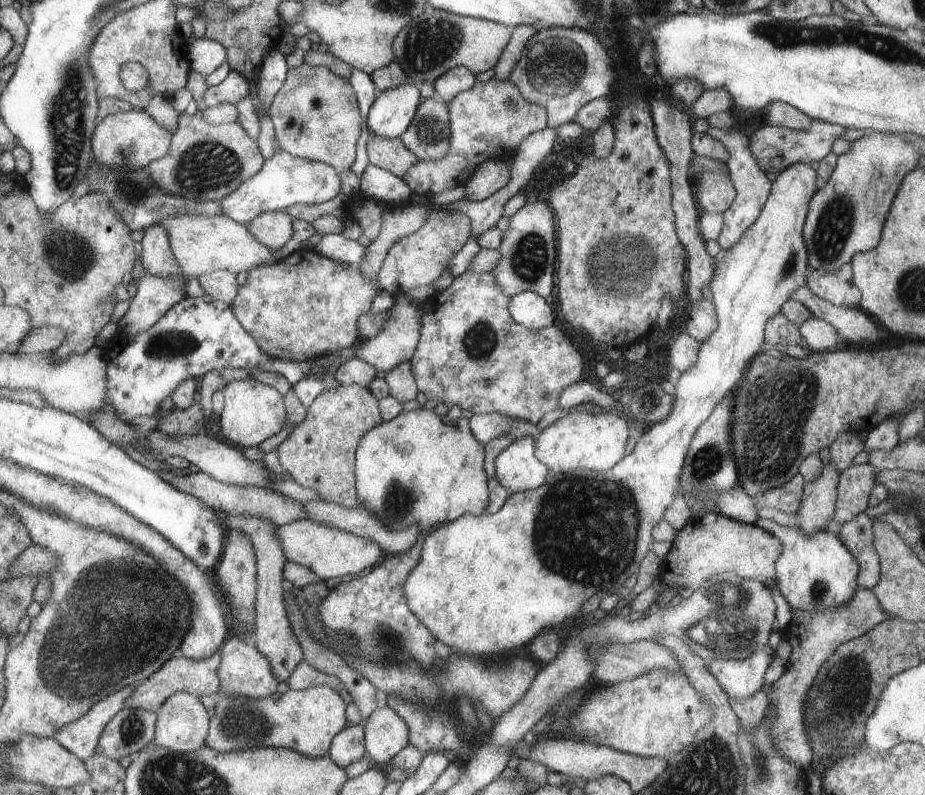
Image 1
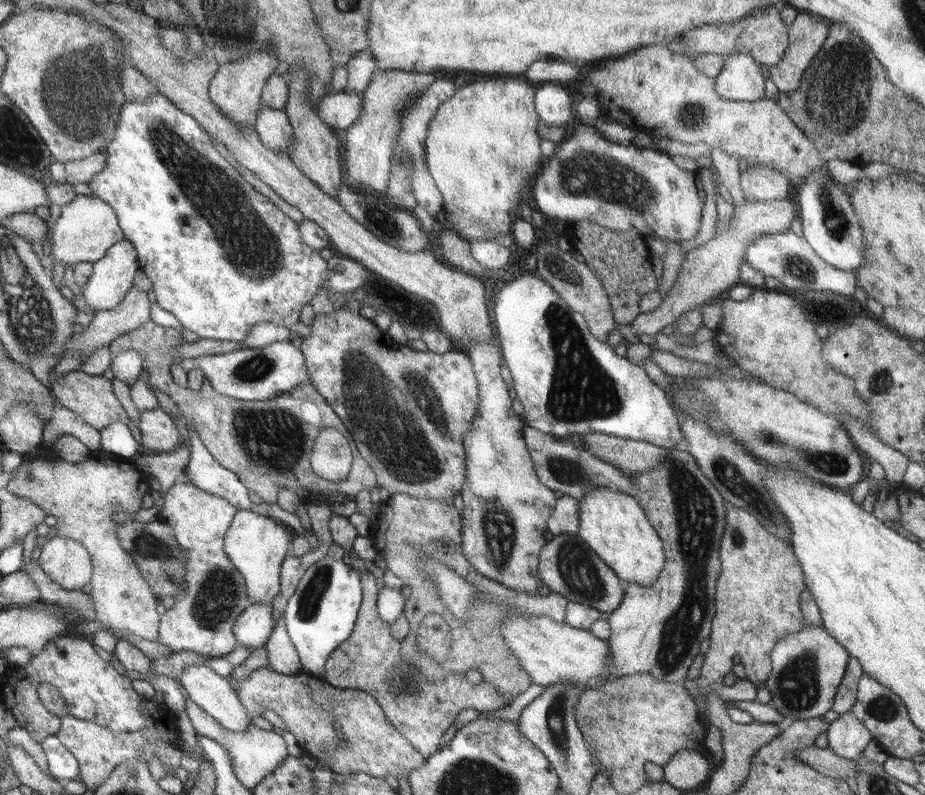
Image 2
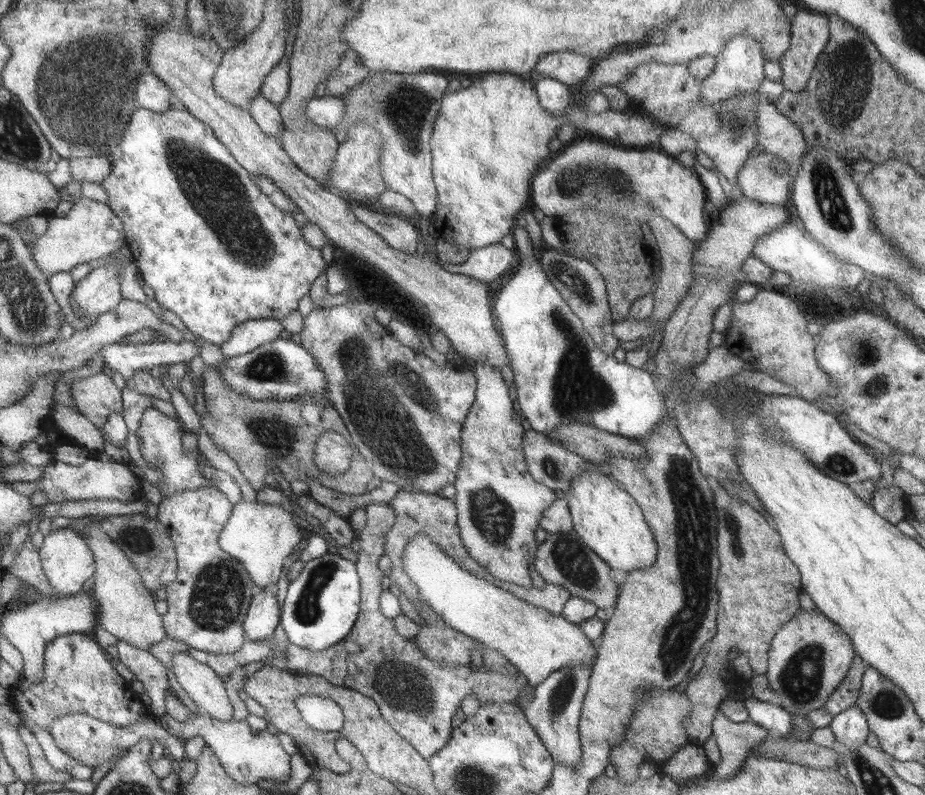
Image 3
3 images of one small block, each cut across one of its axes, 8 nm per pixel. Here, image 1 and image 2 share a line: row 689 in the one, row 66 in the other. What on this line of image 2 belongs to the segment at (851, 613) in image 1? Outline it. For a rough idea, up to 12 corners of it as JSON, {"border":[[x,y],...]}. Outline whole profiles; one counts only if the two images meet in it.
{"border":[[813,14],[789,24],[789,46],[769,78],[795,92],[827,40],[827,24]]}

